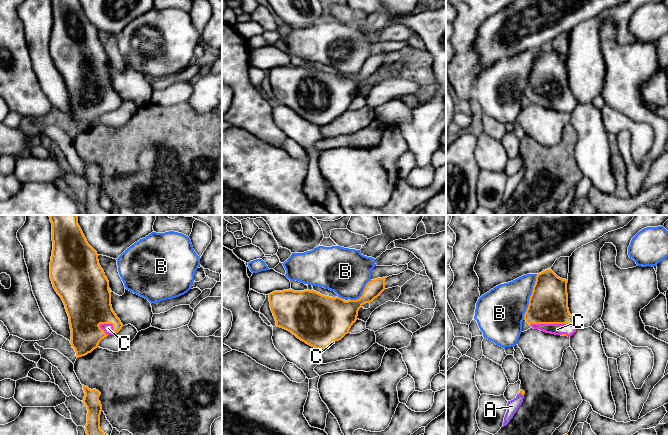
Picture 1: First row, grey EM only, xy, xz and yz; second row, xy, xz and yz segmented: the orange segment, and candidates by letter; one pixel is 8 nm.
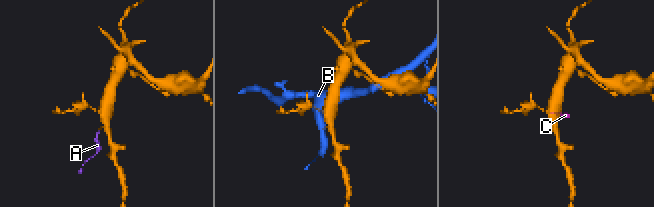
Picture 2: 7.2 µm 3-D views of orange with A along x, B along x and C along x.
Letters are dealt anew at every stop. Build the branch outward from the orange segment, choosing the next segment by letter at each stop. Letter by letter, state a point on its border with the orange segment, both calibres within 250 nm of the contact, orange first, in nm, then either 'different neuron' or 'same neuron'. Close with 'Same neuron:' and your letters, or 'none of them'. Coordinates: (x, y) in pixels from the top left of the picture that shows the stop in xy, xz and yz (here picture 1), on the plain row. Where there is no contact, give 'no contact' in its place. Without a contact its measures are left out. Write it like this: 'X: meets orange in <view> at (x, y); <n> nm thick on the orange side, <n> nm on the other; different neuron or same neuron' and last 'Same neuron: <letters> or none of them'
A: meets orange in yz at (521, 169); 40 nm thick on the orange side, 100 nm on the other; same neuron
B: meets orange in yz at (530, 73); 320 nm thick on the orange side, 360 nm on the other; different neuron
C: meets orange in yz at (552, 99); 320 nm thick on the orange side, 90 nm on the other; same neuron
Same neuron: A, C

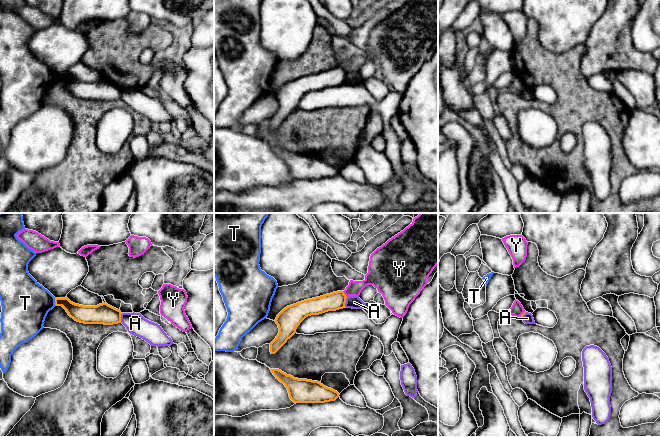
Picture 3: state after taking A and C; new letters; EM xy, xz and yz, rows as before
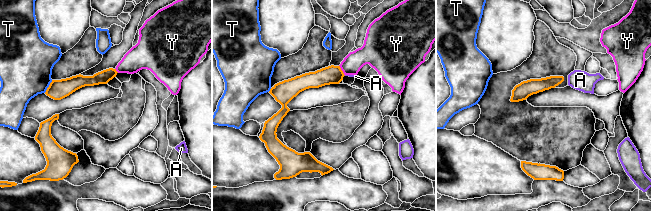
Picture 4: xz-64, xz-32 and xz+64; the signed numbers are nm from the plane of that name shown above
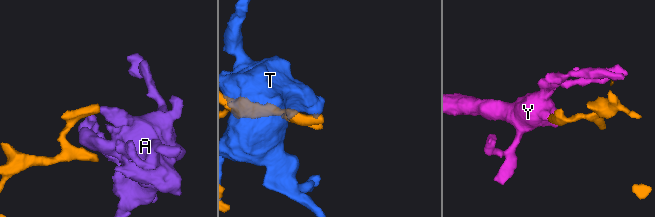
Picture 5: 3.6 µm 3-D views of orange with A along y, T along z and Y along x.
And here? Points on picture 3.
A: meets orange in xy at (120, 94); 160 nm thick on the orange side, 170 nm on the other; different neuron
T: meets orange in xy at (55, 78); 140 nm thick on the orange side, 380 nm on the other; different neuron
Y: meets orange in xz at (344, 70); 150 nm thick on the orange side, 120 nm on the other; different neuron
Same neuron: none of them

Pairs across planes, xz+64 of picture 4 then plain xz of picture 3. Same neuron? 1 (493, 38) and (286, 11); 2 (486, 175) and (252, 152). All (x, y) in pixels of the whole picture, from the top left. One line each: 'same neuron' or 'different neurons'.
1: same neuron
2: same neuron

